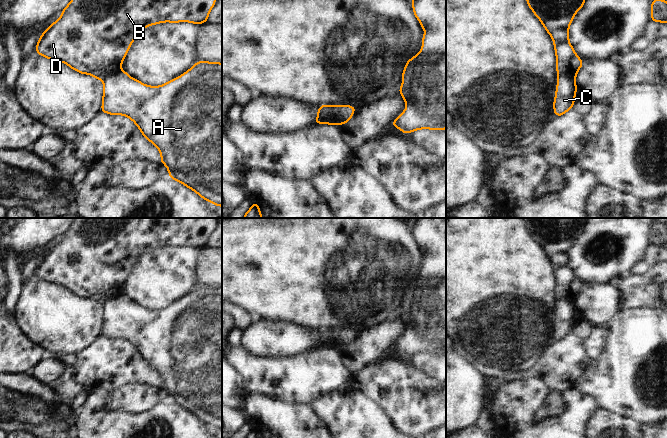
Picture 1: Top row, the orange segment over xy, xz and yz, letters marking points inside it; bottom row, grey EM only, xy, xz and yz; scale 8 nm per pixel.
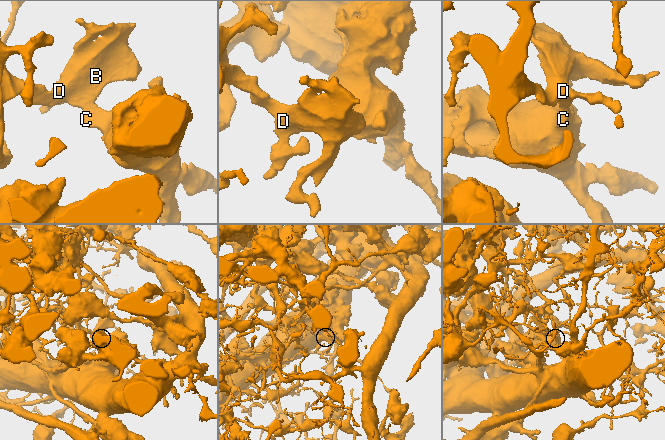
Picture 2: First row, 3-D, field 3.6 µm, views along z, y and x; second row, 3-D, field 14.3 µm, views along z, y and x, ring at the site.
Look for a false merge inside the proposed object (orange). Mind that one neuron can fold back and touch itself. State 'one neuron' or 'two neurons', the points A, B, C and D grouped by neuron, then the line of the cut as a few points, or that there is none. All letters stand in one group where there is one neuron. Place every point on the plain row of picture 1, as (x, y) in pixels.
two neurons; A C / B D; cut in xy along (121, 293), (108, 299), (102, 305)

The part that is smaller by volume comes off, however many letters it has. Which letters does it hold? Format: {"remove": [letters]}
{"remove": ["B", "D"]}

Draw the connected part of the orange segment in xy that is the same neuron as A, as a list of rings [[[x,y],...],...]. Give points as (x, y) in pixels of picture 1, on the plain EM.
[[[198,285],[187,296],[161,309],[148,310],[121,294],[107,300],[101,336],[130,342],[143,360],[160,375],[169,401],[196,416],[207,426],[222,431],[222,287]]]

